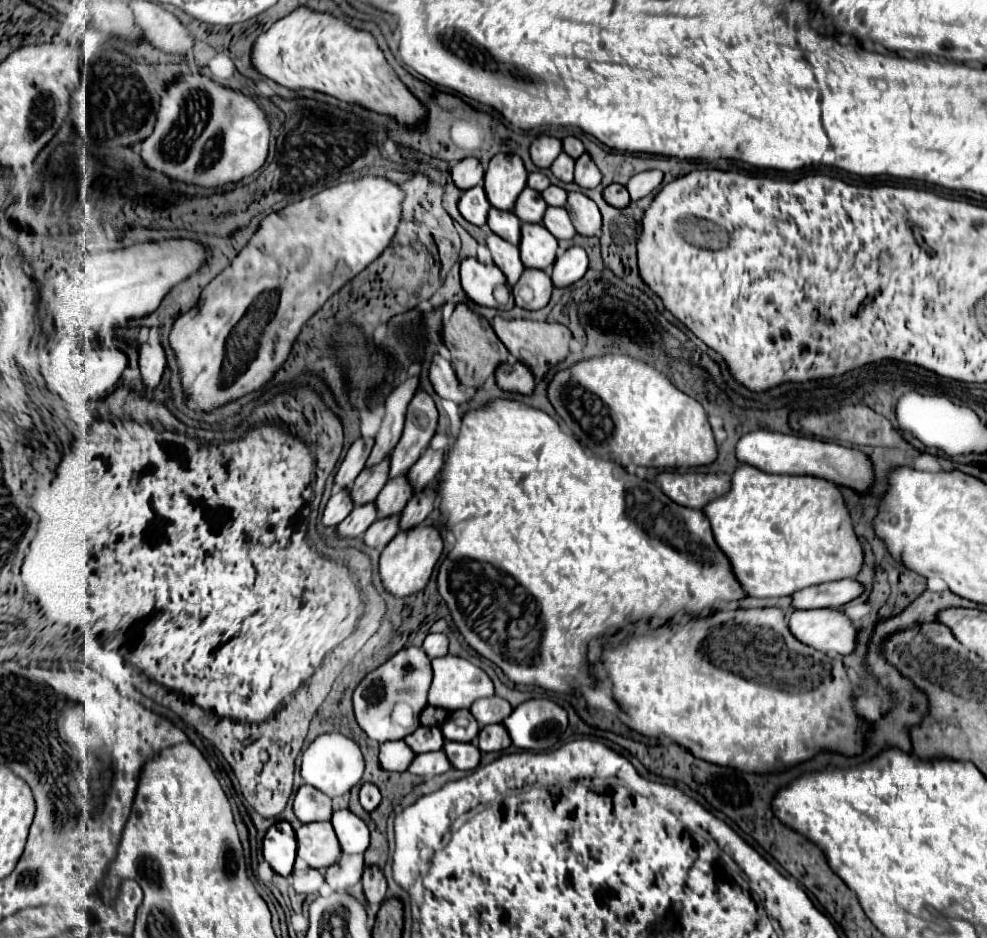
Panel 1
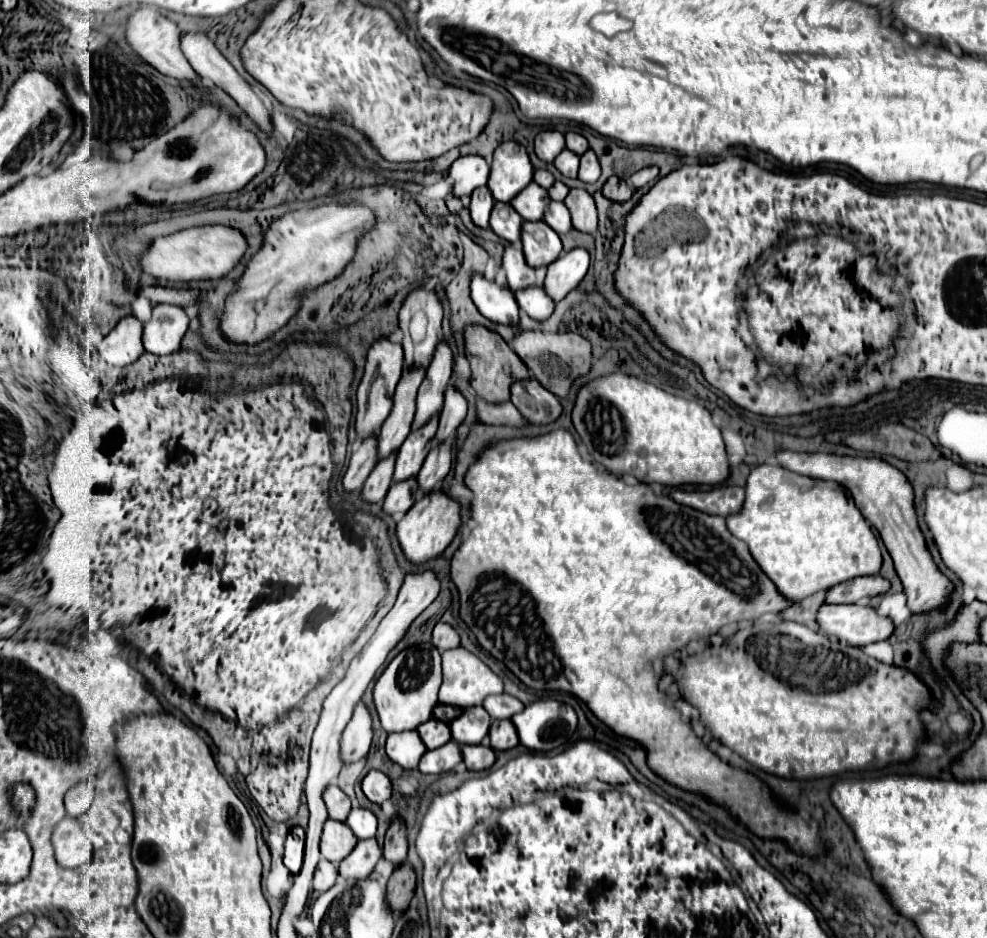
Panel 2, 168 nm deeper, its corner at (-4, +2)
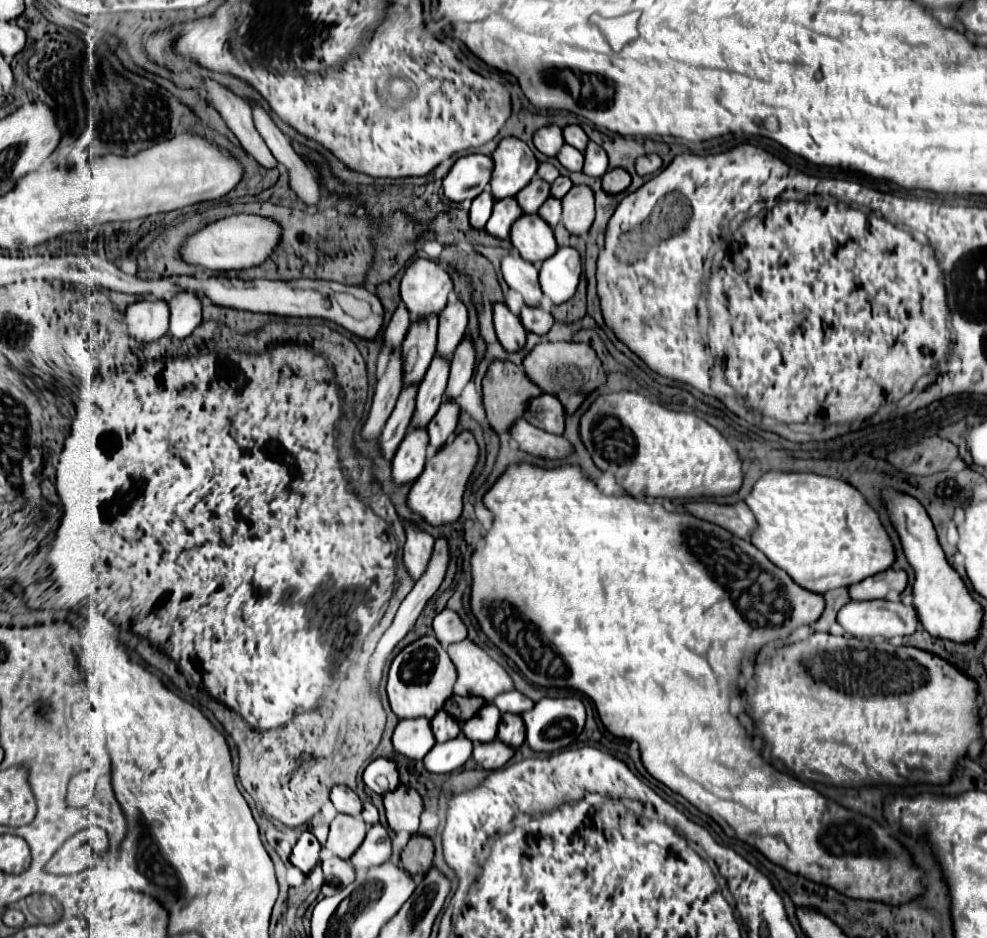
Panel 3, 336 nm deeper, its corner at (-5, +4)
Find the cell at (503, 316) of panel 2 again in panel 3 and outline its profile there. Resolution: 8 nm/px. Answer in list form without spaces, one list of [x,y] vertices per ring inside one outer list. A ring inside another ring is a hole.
[[[493,303],[493,327],[497,339],[507,351],[517,351],[525,345],[525,327],[505,303]]]

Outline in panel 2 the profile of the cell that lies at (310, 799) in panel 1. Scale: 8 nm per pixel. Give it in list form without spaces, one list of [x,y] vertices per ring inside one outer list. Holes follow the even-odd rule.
[[[330,785],[326,791],[324,791],[324,801],[326,801],[326,807],[328,807],[328,815],[330,819],[336,819],[336,821],[346,821],[350,809],[352,809],[352,803],[348,799],[348,795],[338,787],[338,785]]]

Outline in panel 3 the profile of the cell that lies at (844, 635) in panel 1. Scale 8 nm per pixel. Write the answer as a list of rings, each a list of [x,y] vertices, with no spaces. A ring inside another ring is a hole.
[[[881,599],[881,601],[849,601],[847,605],[843,605],[839,609],[837,621],[847,633],[851,633],[857,639],[879,635],[879,639],[885,639],[887,643],[893,635],[901,635],[901,637],[911,635],[919,625],[919,619],[911,605],[903,605],[899,601],[891,603],[885,599]]]

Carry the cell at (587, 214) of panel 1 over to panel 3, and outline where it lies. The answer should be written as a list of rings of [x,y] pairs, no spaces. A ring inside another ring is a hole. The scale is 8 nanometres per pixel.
[[[575,185],[563,199],[563,225],[569,233],[585,237],[593,217],[595,217],[595,203],[593,191],[587,185]]]

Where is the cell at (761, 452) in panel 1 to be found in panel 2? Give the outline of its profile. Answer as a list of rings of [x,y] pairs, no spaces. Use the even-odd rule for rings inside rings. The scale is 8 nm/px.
[[[780,451],[776,455],[780,465],[784,465],[790,471],[814,477],[814,479],[828,479],[844,485],[854,501],[860,513],[878,529],[888,553],[894,559],[896,573],[904,585],[904,593],[908,597],[908,609],[914,615],[930,613],[944,609],[950,601],[950,595],[954,591],[954,583],[940,573],[938,565],[934,563],[924,533],[920,531],[916,509],[914,509],[914,491],[904,473],[900,473],[896,467],[888,465],[882,459],[862,459],[862,457],[838,457],[838,455],[824,455],[824,453],[794,453],[794,451]]]

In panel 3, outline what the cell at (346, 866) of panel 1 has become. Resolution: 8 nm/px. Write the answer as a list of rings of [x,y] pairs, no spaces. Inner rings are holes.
[[[377,823],[367,831],[361,847],[351,855],[351,865],[355,869],[369,869],[375,865],[383,865],[391,857],[391,839],[387,831]]]

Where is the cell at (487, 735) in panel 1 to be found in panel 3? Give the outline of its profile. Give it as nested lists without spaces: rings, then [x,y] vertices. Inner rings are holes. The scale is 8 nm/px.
[[[503,715],[497,737],[499,737],[499,741],[503,741],[509,747],[519,747],[525,741],[523,719],[519,715]]]

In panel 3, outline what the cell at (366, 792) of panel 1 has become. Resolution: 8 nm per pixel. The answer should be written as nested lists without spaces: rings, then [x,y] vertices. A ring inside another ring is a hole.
[[[375,759],[367,765],[367,769],[363,773],[363,781],[373,793],[383,797],[385,793],[395,791],[399,787],[399,773],[397,773],[397,767],[393,761]]]

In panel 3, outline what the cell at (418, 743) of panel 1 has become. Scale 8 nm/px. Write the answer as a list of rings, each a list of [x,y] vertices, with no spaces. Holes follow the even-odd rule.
[[[439,711],[433,719],[431,719],[431,729],[435,735],[437,743],[445,743],[453,737],[459,735],[459,723],[455,723],[455,719],[451,719],[451,715],[447,715],[445,711]]]

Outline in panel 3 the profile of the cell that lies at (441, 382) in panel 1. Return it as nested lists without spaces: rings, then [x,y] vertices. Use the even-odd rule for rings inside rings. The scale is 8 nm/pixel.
[[[519,417],[511,425],[509,437],[513,441],[517,441],[519,449],[523,449],[531,455],[545,457],[545,459],[559,459],[559,457],[565,457],[567,453],[571,453],[571,445],[563,437],[537,429],[531,423],[527,423],[523,417]]]

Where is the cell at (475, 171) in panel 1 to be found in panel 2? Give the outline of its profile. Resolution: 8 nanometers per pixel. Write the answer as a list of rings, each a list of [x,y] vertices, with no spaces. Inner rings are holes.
[[[480,155],[458,157],[448,169],[448,175],[454,179],[454,185],[452,185],[454,197],[460,199],[464,195],[470,195],[478,187],[484,187],[488,183],[488,173],[490,173],[490,167]]]

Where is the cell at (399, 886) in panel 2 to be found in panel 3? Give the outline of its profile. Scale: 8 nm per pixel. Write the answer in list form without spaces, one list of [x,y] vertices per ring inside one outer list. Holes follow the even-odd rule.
[[[413,835],[401,853],[403,869],[411,877],[417,877],[421,875],[423,869],[431,867],[431,861],[433,861],[433,841],[421,835]]]

